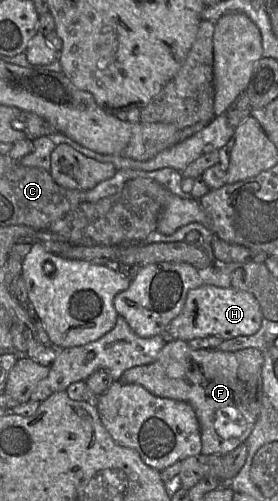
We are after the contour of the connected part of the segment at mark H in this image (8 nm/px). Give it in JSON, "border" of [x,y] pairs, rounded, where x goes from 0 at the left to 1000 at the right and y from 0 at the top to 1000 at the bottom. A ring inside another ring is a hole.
{"border":[[[730,567],[676,583],[651,623],[615,641],[594,667],[608,679],[665,683],[755,671],[824,679],[917,667],[939,651],[942,637],[932,605],[903,585],[838,573],[791,575]]]}

